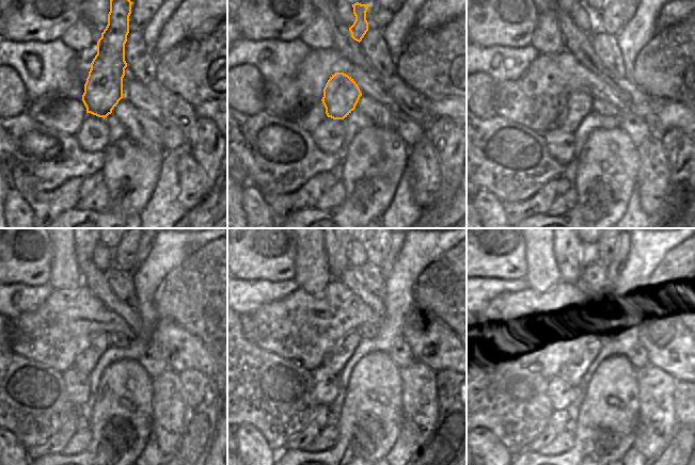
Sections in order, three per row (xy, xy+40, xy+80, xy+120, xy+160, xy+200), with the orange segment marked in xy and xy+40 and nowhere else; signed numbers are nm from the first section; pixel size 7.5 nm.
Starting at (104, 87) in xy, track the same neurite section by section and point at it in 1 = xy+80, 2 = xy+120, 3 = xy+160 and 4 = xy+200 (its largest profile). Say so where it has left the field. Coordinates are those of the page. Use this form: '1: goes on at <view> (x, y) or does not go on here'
1: goes on at xy+80 (580, 102)
2: goes on at xy+120 (85, 362)
3: goes on at xy+160 (335, 361)
4: goes on at xy+200 (579, 363)

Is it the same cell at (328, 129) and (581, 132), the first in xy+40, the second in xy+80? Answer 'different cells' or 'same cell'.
different cells

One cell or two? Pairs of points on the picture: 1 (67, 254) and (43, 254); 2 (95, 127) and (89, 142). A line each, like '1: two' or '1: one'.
1: two
2: one

